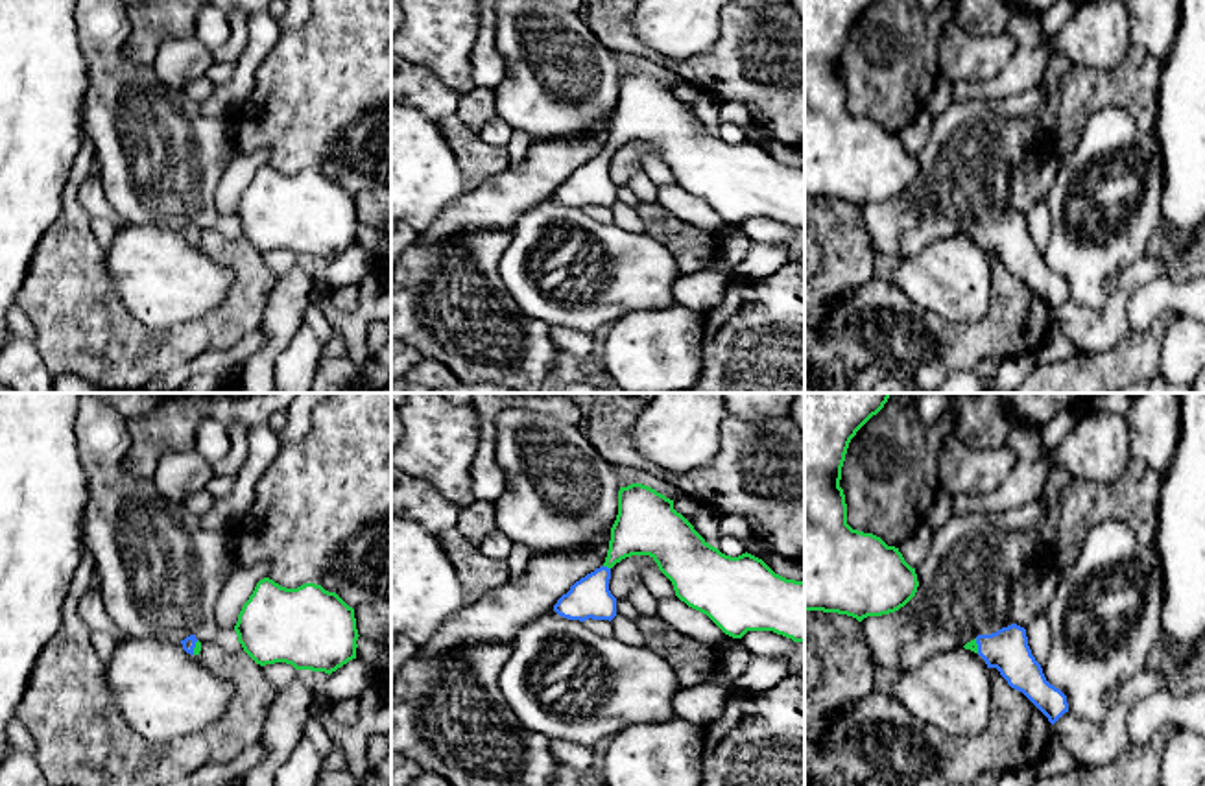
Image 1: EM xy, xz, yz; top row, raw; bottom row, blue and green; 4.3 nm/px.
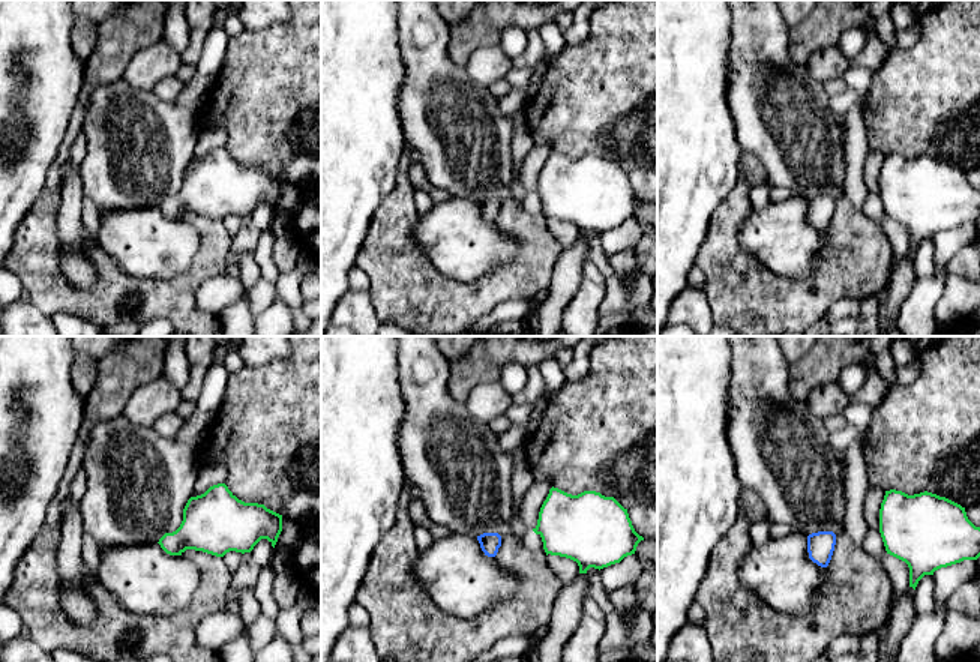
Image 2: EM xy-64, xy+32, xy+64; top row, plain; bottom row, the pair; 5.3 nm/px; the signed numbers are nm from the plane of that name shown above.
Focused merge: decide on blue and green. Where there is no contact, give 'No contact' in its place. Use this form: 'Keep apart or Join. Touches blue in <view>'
Join. Touches blue in xz

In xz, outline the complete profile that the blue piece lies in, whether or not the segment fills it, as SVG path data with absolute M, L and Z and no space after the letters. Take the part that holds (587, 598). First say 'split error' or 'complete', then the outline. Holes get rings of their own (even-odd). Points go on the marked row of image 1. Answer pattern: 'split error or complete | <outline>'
split error | M631 483L618 491L618 515L611 528L605 563L576 581L554 611L568 620L613 620L616 598L609 590L611 568L626 557L650 555L672 581L675 596L707 614L725 635L742 638L747 631L773 631L805 642L805 581L775 574L762 559L742 554L731 557L710 546L694 526L674 509L674 500L655 489Z

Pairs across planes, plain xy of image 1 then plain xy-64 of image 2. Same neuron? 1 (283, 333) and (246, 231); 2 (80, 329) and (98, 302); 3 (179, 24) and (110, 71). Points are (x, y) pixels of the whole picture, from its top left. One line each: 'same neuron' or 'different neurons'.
1: same neuron
2: same neuron
3: same neuron

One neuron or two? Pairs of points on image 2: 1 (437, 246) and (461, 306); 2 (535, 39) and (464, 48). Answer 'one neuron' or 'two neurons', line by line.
1: two neurons
2: two neurons

